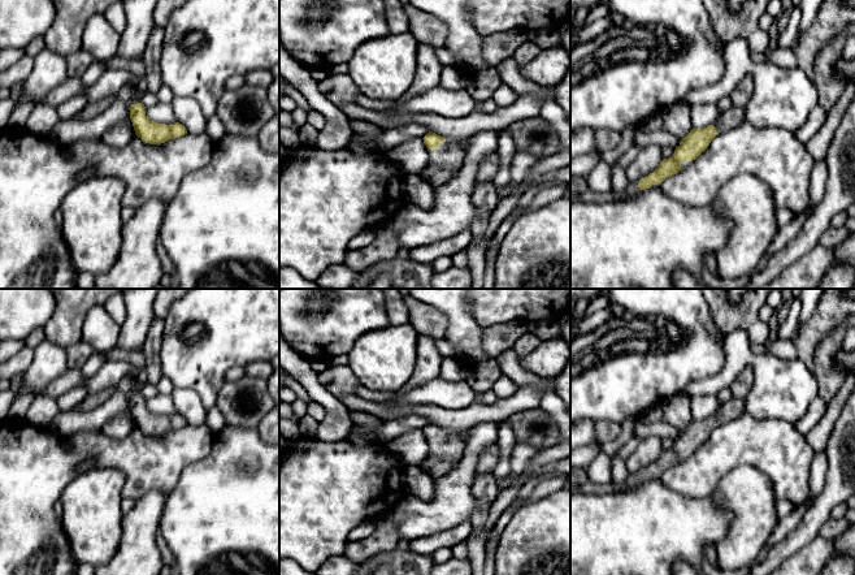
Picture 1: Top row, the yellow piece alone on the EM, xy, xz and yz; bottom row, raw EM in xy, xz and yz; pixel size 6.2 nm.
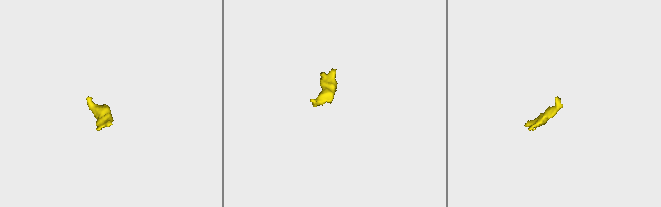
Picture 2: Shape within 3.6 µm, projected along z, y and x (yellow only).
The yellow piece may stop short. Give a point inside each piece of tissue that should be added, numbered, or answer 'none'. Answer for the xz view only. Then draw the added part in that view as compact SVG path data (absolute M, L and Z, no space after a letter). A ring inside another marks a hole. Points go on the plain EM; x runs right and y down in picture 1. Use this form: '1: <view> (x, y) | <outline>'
1: xz (448, 448) | M468 431L443 433L437 441L429 441L428 459L437 462L456 463L461 459Z

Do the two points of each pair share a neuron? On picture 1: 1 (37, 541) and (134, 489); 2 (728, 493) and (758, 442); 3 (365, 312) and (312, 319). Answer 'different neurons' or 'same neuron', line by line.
1: same neuron
2: different neurons
3: same neuron

